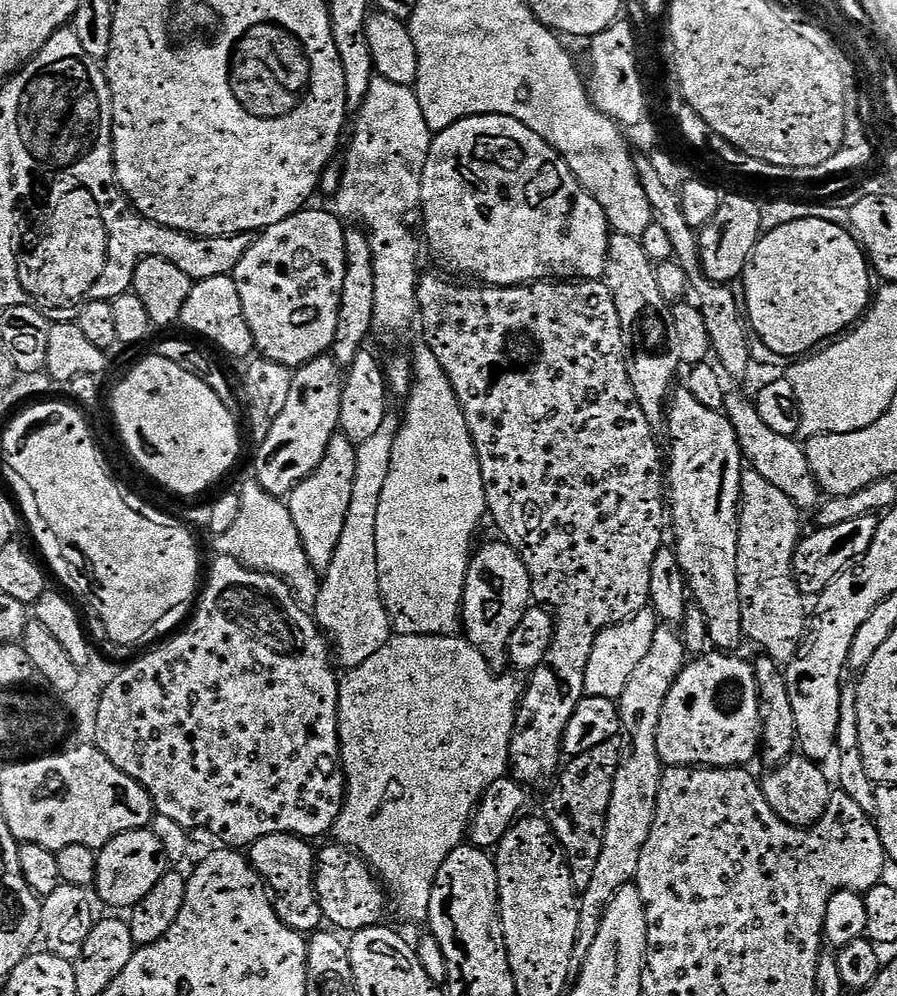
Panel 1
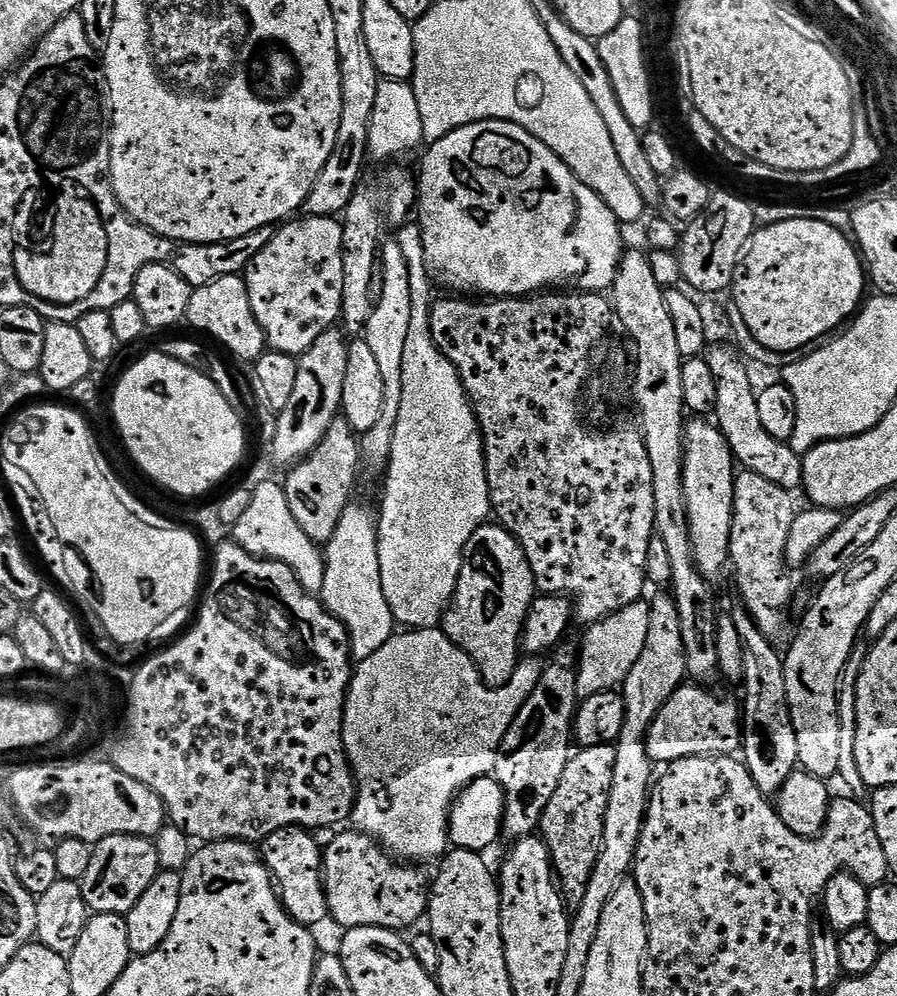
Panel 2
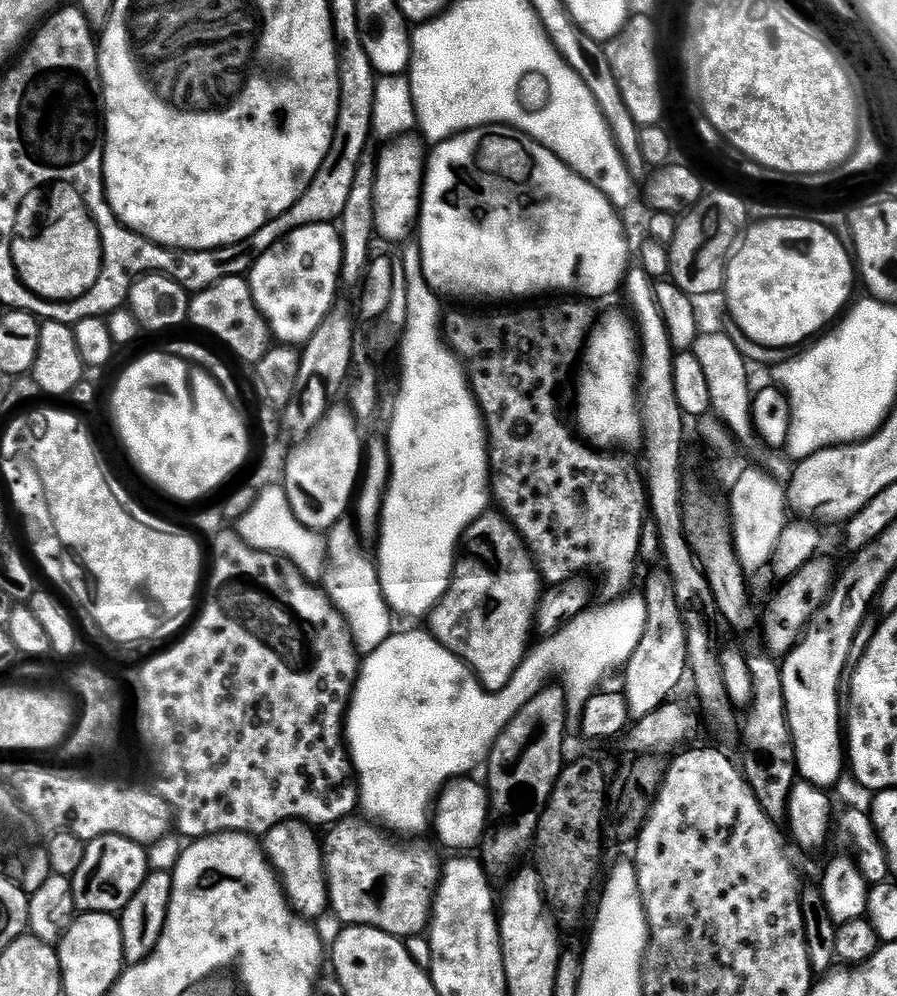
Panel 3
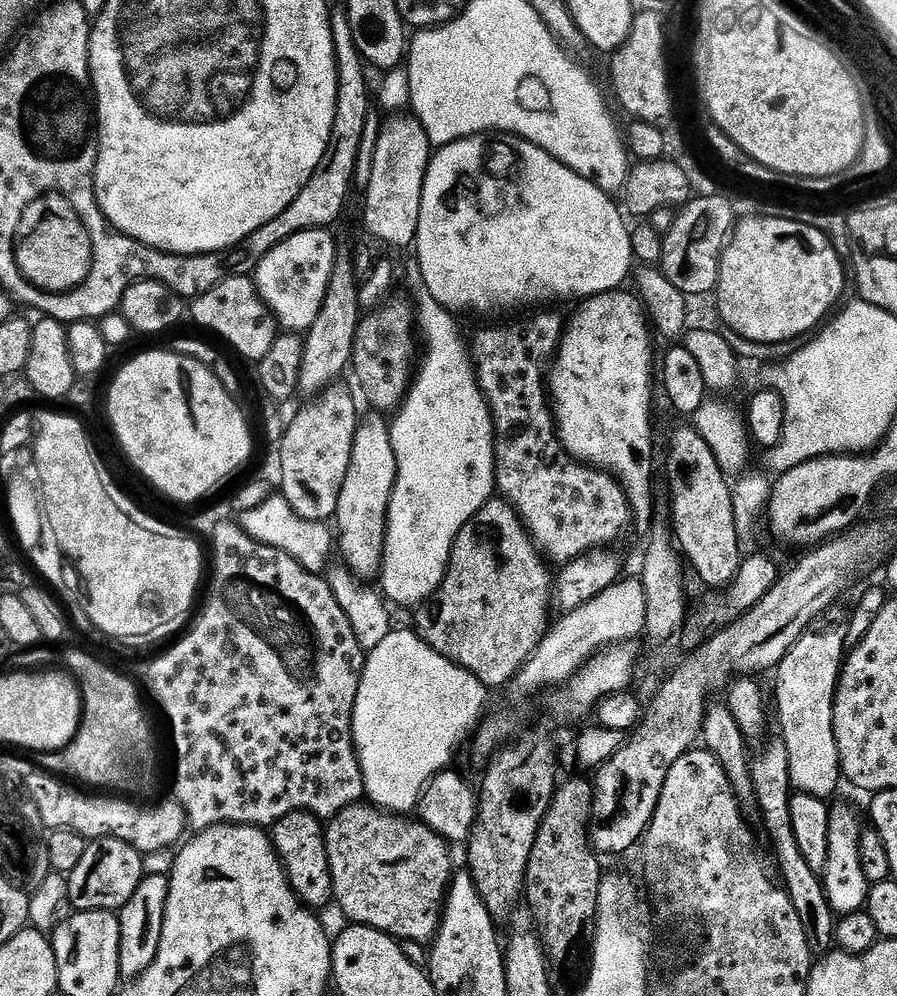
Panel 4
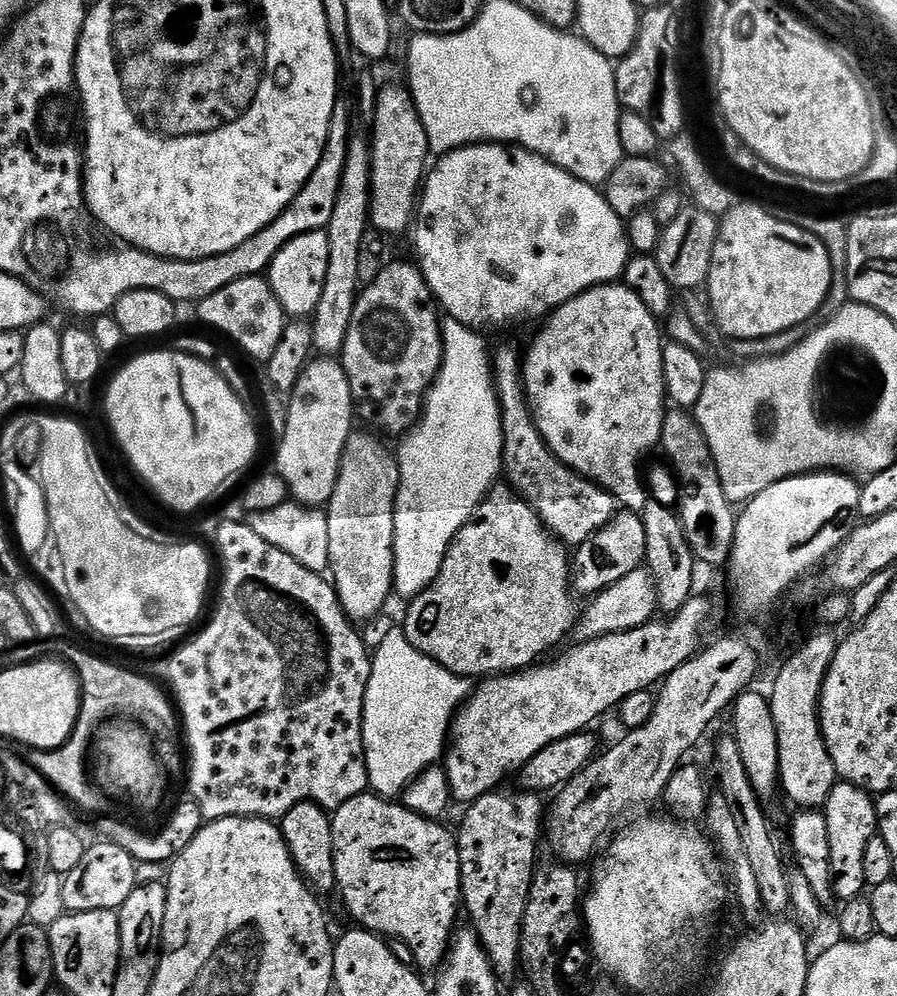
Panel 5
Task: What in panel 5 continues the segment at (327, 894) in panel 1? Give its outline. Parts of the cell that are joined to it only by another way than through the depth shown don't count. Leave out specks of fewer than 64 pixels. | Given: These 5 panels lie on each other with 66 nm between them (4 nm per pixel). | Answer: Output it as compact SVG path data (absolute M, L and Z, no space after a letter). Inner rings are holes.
M365 794L350 798L341 808L335 809L332 816L332 837L334 838L334 870L336 871L336 887L338 896L344 899L350 915L356 919L359 927L379 934L384 938L391 938L393 941L404 940L404 948L416 955L415 967L439 969L443 965L448 949L451 945L454 933L457 931L456 915L462 912L462 893L460 891L460 846L455 835L452 836L443 828L443 823L435 819L428 819L420 816L415 810L406 808L400 802L393 802L391 799L375 794Z

